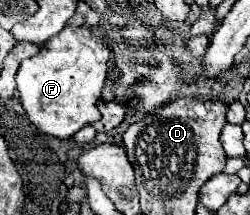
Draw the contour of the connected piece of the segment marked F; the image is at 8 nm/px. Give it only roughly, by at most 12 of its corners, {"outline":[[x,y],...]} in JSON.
{"outline":[[67,25],[21,63],[31,123],[59,139],[97,121],[109,47]]}

